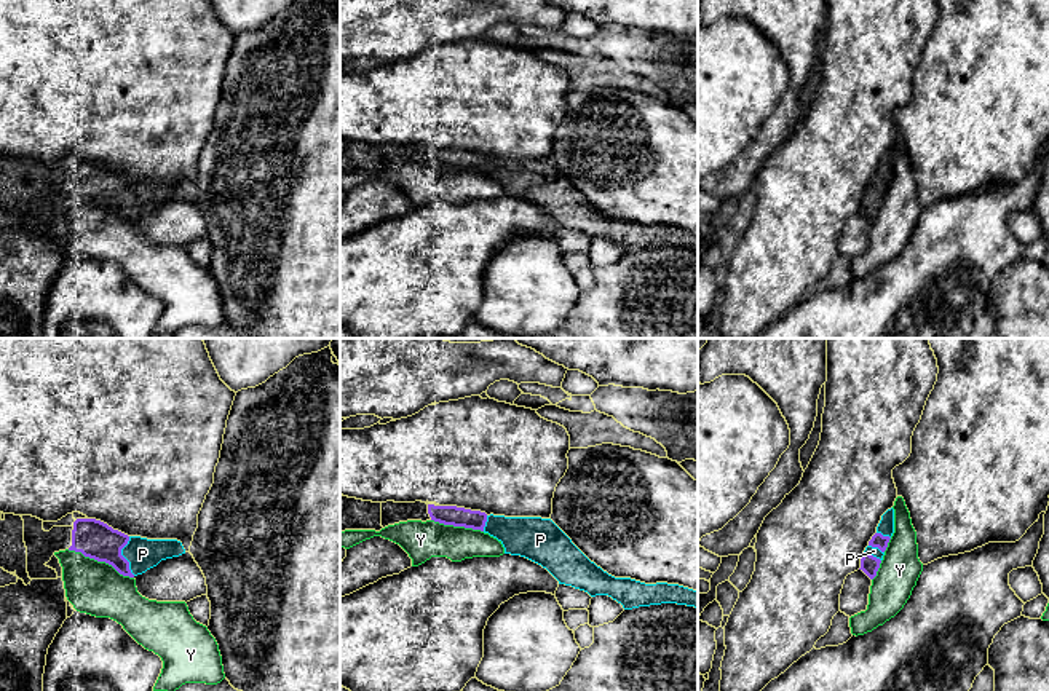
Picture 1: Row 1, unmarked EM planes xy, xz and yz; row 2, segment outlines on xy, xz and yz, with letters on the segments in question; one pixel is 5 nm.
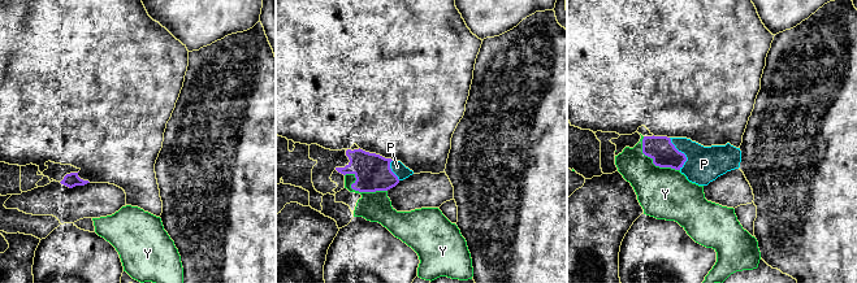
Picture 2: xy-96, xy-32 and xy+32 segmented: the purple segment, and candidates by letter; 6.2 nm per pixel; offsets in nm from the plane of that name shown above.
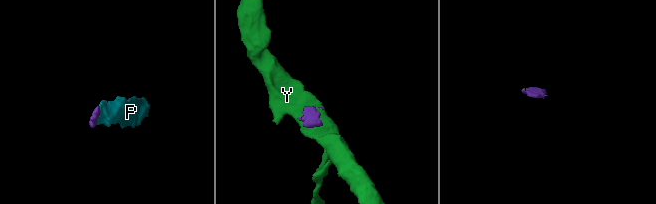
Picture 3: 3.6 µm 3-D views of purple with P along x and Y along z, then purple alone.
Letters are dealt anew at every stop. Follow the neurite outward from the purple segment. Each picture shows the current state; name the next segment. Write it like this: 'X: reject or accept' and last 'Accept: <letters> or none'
P: accept
Y: reject
Accept: P

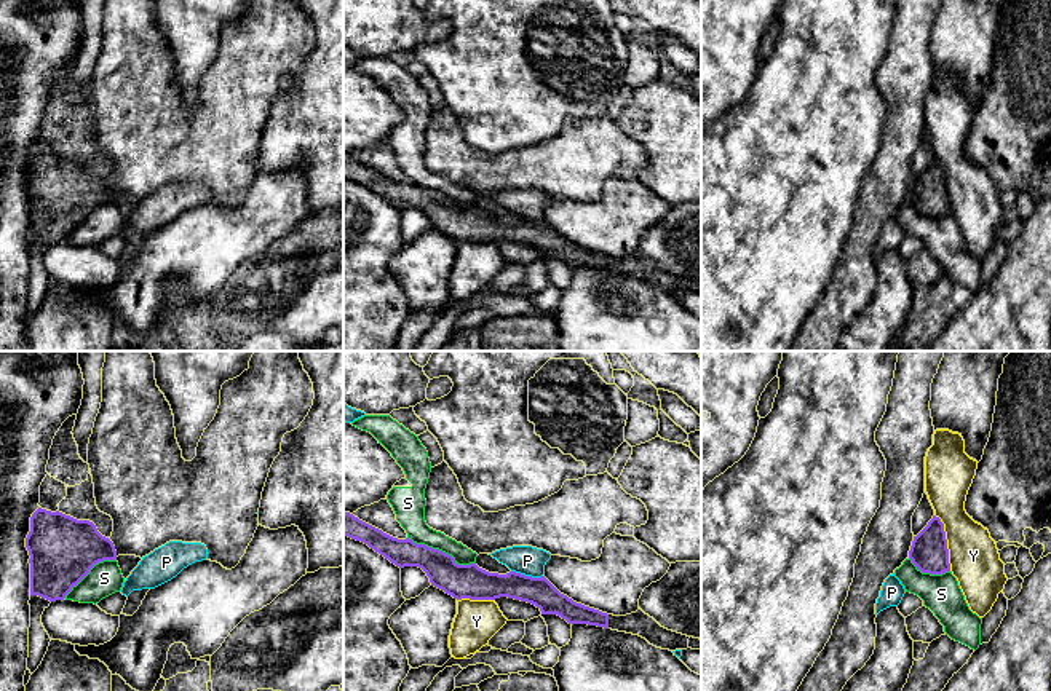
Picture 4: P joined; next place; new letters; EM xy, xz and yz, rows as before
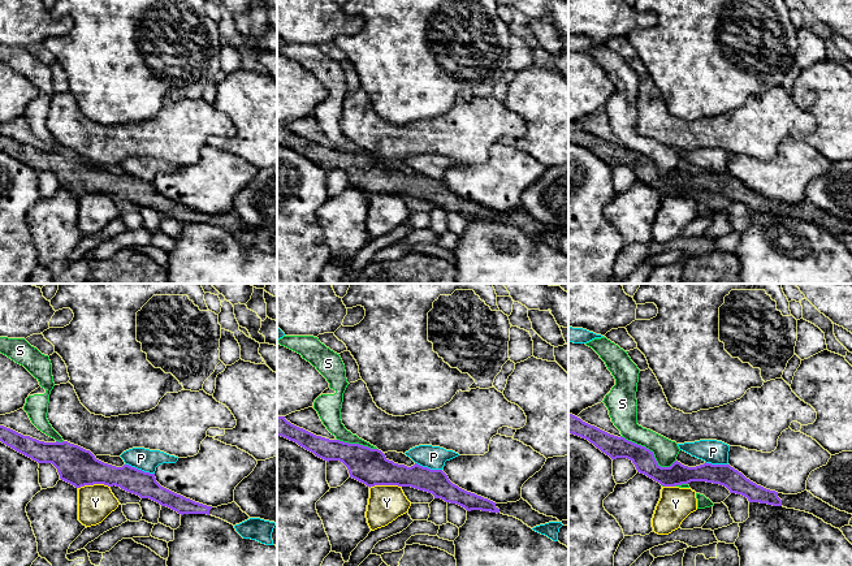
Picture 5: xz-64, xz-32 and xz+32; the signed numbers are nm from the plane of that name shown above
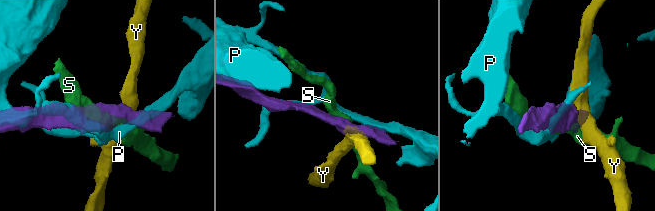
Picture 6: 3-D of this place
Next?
P: reject
S: reject
Y: reject
Accept: none

